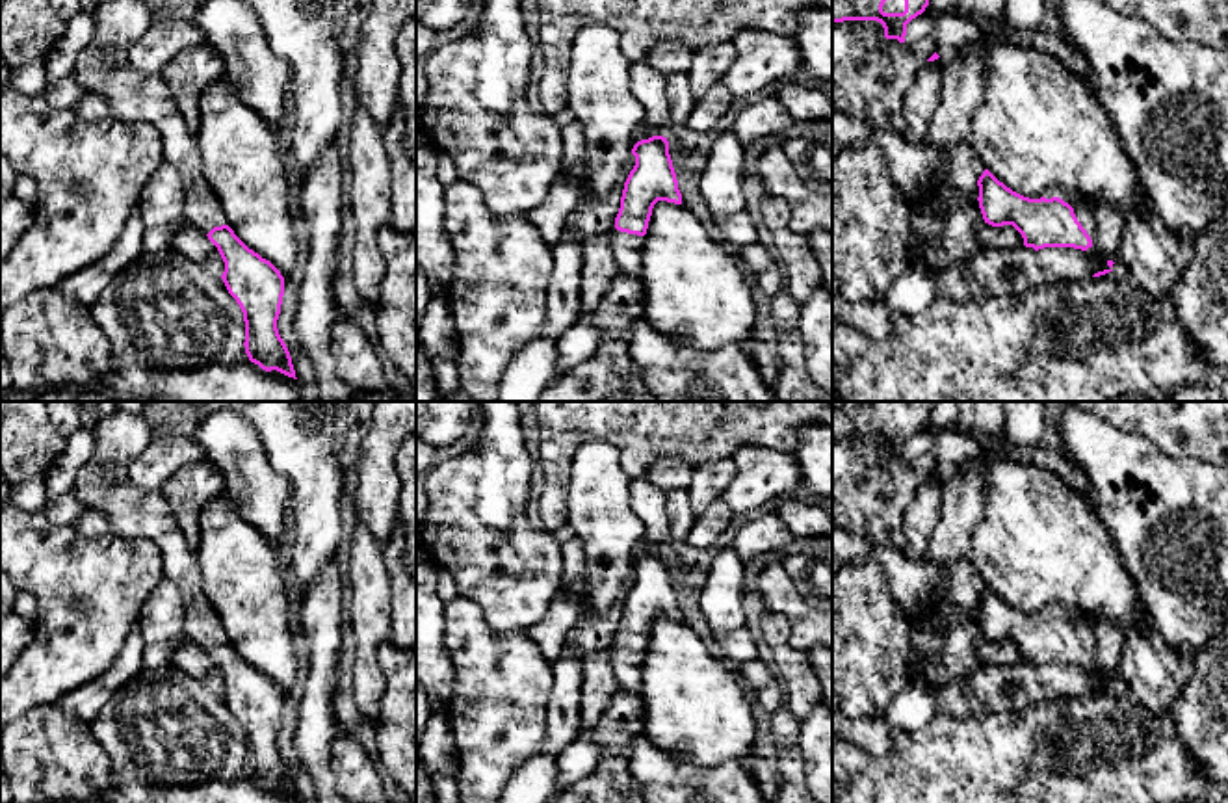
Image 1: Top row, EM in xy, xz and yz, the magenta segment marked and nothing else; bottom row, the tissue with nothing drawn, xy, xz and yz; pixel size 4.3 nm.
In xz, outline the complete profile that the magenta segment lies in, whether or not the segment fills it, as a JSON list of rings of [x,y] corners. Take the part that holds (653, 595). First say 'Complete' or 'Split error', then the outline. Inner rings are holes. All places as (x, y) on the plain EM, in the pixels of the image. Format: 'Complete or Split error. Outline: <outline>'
Split error. Outline: [[[667,554],[641,556],[634,561],[632,571],[635,582],[624,599],[615,645],[609,649],[609,664],[621,690],[641,693],[643,662],[652,625],[658,617],[682,621],[682,610]]]

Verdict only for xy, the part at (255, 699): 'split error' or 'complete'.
split error

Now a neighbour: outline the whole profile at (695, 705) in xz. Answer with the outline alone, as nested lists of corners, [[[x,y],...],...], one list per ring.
[[[667,617],[654,621],[645,651],[639,695],[645,706],[639,729],[654,745],[702,768],[752,755],[756,717],[743,682],[712,643],[684,621]]]

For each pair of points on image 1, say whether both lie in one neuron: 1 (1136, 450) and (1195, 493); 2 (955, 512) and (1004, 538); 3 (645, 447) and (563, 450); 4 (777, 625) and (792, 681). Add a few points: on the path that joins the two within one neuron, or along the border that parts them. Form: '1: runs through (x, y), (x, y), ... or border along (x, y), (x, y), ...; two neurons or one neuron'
1: runs through (1150, 465), (1180, 493); one neuron
2: border along (985, 480), (985, 512), (972, 534), (966, 556); two neurons
3: runs through (625, 432), (584, 434); one neuron
4: runs through (777, 638), (792, 668); one neuron

